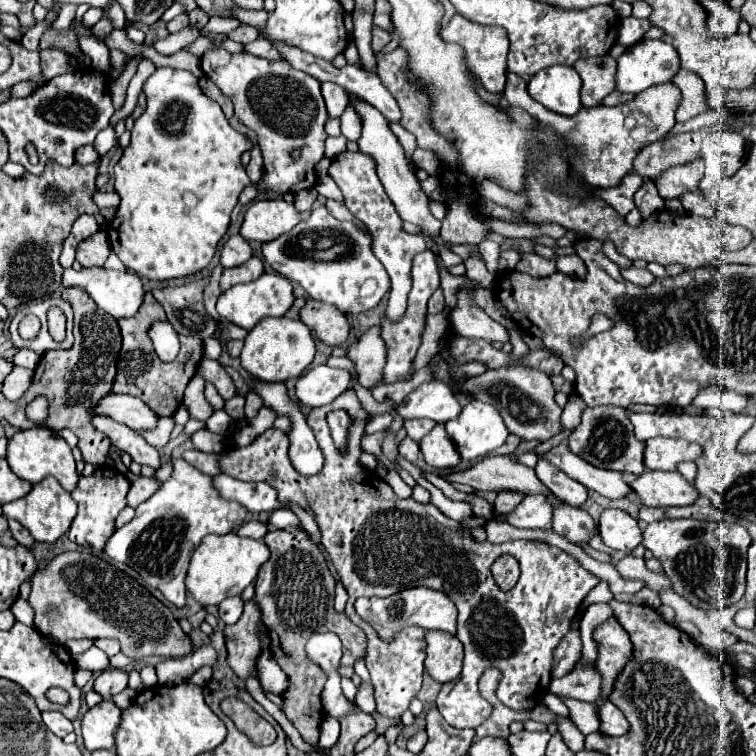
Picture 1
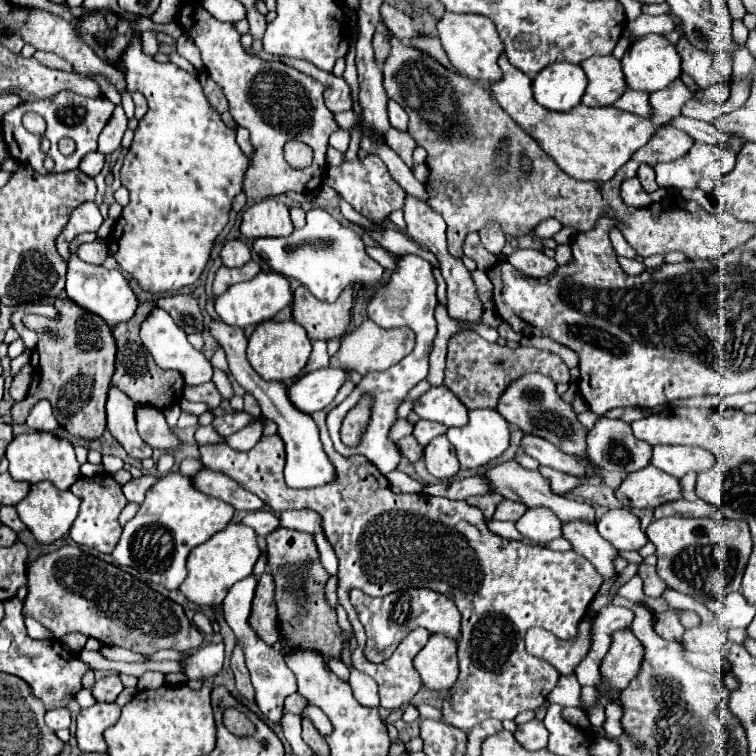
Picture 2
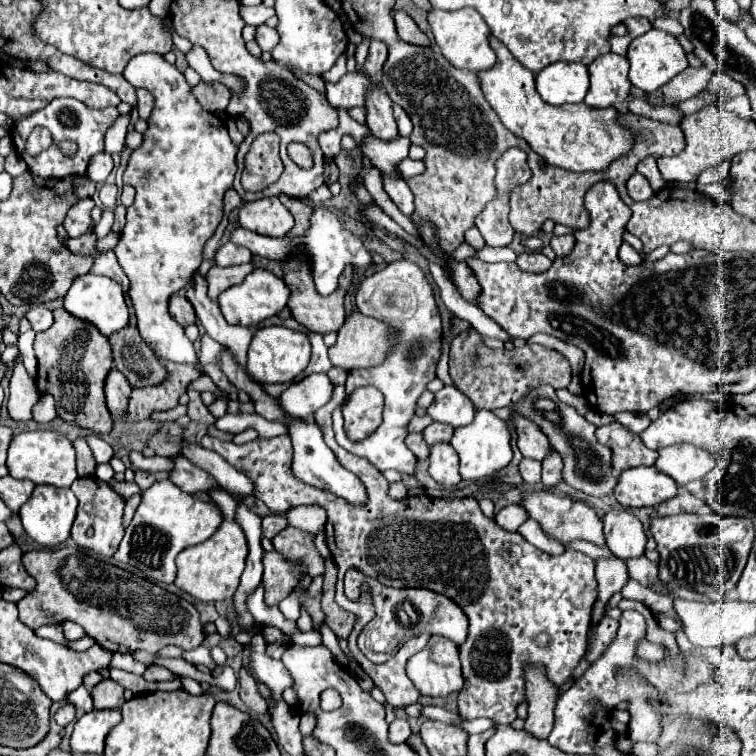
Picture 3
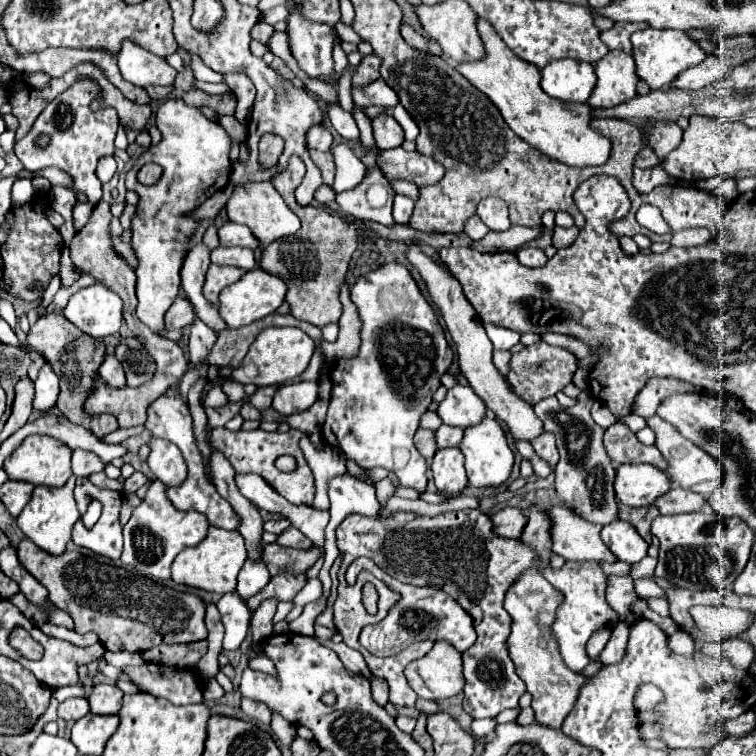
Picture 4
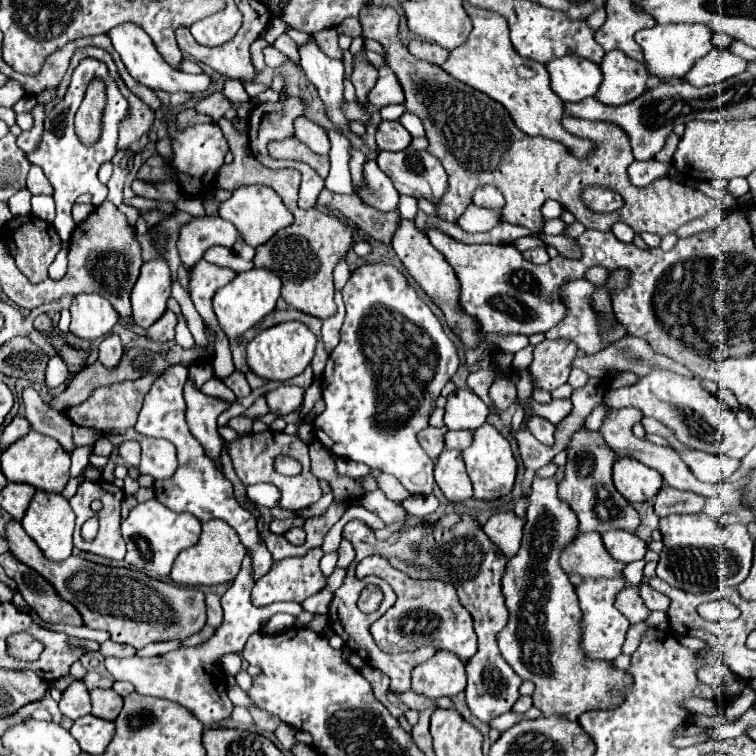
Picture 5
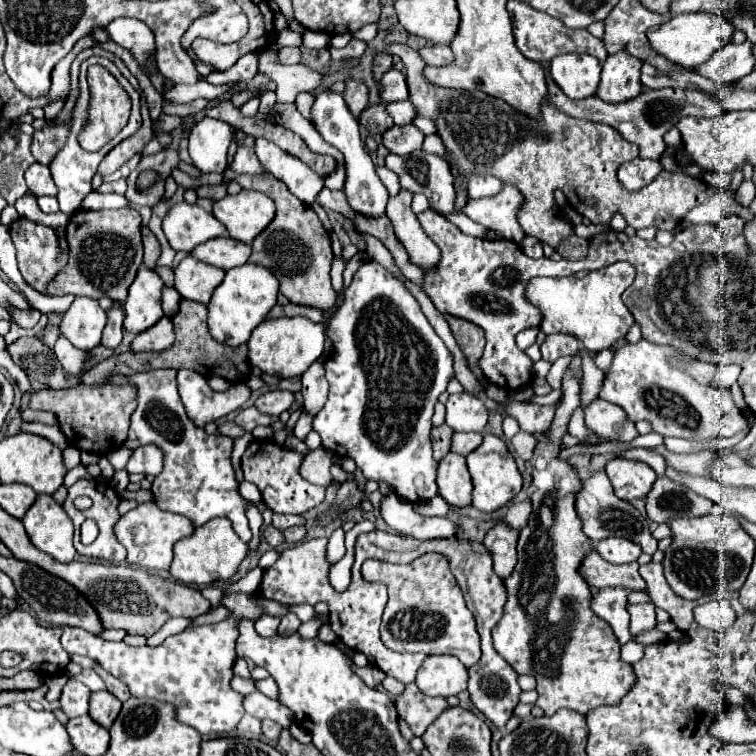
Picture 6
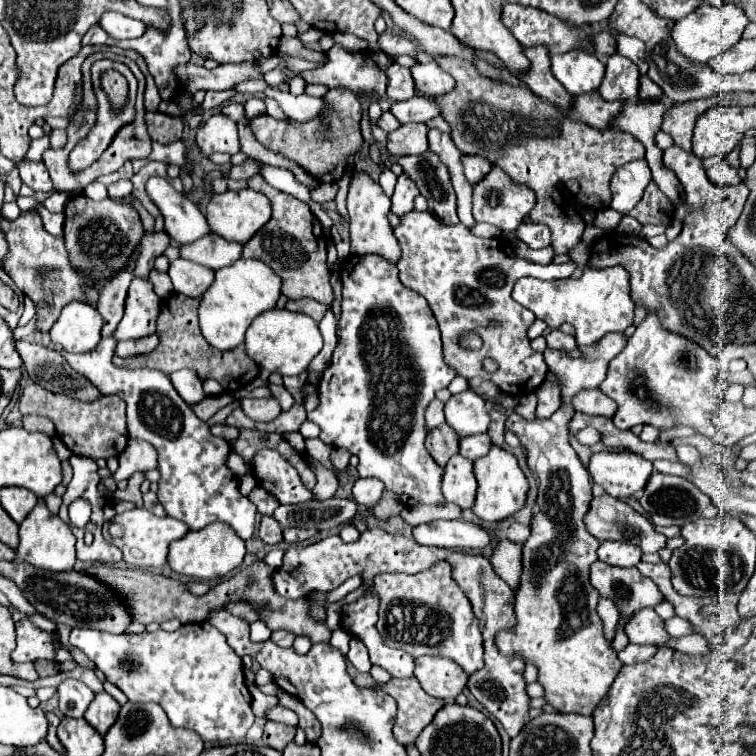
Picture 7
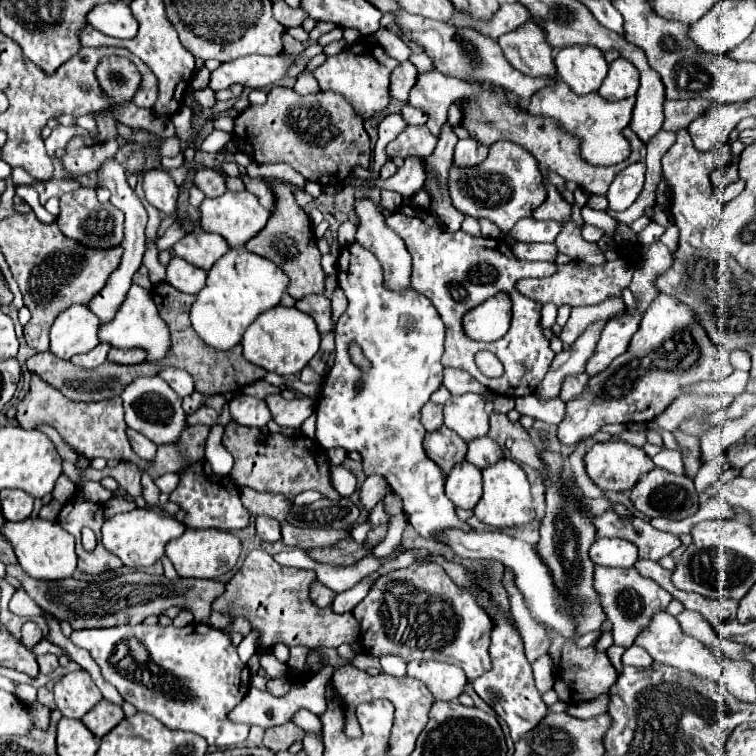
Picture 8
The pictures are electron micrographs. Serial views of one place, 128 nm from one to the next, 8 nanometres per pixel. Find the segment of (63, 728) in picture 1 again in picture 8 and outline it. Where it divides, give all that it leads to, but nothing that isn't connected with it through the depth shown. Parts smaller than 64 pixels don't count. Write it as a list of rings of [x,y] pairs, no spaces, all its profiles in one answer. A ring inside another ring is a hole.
[[[80,668],[68,672],[64,678],[56,682],[54,698],[56,698],[56,708],[66,718],[78,720],[102,700],[102,692],[94,684],[92,676]]]

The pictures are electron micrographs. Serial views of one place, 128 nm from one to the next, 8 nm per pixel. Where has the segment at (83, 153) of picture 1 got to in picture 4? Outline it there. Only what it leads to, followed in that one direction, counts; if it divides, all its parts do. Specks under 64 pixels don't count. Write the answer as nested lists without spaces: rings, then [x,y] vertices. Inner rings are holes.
[[[112,156],[102,158],[102,160],[98,162],[98,178],[100,178],[102,182],[108,182],[108,180],[114,176],[114,172],[116,172],[116,160],[114,160]]]

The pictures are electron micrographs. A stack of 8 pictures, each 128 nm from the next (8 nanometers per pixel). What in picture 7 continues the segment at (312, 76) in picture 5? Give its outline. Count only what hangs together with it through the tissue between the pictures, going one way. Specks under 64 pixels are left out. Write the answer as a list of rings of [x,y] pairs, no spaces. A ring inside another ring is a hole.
[[[266,88],[266,96],[274,98],[286,116],[290,116],[294,120],[302,120],[302,122],[318,116],[318,112],[322,112],[322,108],[324,108],[322,98],[294,96],[290,92],[280,92],[276,88]],[[354,174],[348,190],[348,216],[350,216],[350,246],[352,252],[366,252],[378,254],[390,264],[398,264],[402,258],[402,248],[388,224],[390,212],[390,198],[382,192],[382,188],[370,180],[366,174]]]

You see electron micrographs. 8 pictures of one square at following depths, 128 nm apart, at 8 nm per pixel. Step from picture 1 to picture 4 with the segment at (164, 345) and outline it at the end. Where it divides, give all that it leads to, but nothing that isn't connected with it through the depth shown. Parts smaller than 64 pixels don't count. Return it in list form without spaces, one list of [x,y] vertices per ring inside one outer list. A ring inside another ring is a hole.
[[[130,40],[122,42],[122,52],[118,52],[118,66],[122,76],[136,86],[168,86],[176,80],[176,70],[164,58],[146,52],[138,44],[130,44]],[[178,98],[168,100],[158,108],[156,126],[162,132],[162,140],[138,158],[136,166],[126,174],[126,188],[140,194],[138,212],[132,220],[132,246],[138,256],[138,318],[152,332],[162,332],[164,314],[180,288],[180,266],[186,254],[184,244],[196,228],[196,222],[186,218],[186,214],[228,184],[230,136],[218,122],[210,122],[198,112],[198,108],[190,108]],[[146,162],[162,166],[162,176],[152,186],[144,186],[136,180],[136,170]]]

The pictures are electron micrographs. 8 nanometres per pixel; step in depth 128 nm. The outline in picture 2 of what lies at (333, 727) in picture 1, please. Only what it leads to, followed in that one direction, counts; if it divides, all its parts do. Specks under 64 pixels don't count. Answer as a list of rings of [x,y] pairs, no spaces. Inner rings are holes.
[[[308,704],[308,706],[304,708],[304,712],[302,712],[302,718],[310,718],[322,736],[326,736],[326,734],[332,732],[332,724],[330,724],[328,716],[326,716],[318,706]]]

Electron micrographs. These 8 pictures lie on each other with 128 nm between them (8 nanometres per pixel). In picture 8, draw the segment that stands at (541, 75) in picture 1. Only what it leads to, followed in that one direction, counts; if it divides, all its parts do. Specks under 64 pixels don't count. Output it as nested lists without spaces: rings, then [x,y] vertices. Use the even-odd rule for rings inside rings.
[[[574,44],[562,48],[554,64],[558,78],[566,82],[576,94],[596,92],[608,72],[604,52],[590,44]]]

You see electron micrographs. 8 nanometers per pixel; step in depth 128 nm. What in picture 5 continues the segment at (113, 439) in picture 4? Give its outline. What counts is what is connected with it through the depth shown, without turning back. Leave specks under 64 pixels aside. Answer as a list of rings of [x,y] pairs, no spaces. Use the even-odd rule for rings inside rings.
[[[92,446],[77,447],[71,454],[71,477],[78,477],[82,473],[82,469],[88,464],[89,453],[94,449]]]

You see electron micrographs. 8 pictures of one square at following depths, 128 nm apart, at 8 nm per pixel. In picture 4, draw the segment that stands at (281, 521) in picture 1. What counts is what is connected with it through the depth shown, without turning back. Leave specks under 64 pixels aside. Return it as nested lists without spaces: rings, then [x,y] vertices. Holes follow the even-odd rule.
[[[304,434],[300,440],[300,450],[306,456],[308,466],[312,468],[312,474],[316,478],[316,498],[314,498],[314,508],[328,508],[328,496],[326,496],[326,482],[330,482],[330,476],[338,476],[346,472],[346,456],[340,450],[324,448],[318,452],[310,444],[310,436]]]

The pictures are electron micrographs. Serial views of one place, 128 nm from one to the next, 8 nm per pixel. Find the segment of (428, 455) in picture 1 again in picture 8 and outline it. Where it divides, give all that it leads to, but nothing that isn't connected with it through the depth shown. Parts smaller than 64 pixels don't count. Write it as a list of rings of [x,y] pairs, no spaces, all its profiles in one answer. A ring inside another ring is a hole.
[[[466,460],[456,464],[446,480],[446,496],[458,508],[474,508],[482,498],[480,470]]]

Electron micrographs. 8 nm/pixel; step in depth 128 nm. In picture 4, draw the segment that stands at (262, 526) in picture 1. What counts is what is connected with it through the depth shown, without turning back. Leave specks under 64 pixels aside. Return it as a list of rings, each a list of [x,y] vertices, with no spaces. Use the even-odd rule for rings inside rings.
[[[278,518],[278,520],[264,522],[264,530],[274,532],[274,534],[282,534],[282,532],[284,532],[288,526],[290,526],[290,520],[286,520],[286,518]]]

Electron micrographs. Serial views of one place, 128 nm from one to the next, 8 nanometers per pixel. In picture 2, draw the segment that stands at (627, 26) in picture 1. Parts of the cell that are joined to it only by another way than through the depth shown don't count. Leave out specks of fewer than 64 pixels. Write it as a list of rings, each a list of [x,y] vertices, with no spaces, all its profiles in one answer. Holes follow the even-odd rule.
[[[670,14],[664,16],[638,16],[634,22],[628,22],[628,30],[632,32],[634,38],[644,36],[644,34],[668,34],[676,28],[674,20]]]

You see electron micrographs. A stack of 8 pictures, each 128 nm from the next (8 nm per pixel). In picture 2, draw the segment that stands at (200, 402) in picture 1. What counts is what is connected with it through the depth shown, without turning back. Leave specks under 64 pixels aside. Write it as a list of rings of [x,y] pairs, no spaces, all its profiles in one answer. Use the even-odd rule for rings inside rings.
[[[206,382],[206,384],[200,384],[200,386],[192,386],[184,392],[186,400],[190,402],[206,402],[210,410],[214,410],[218,404],[220,404],[220,394],[218,394],[218,388],[212,384],[212,382]]]

